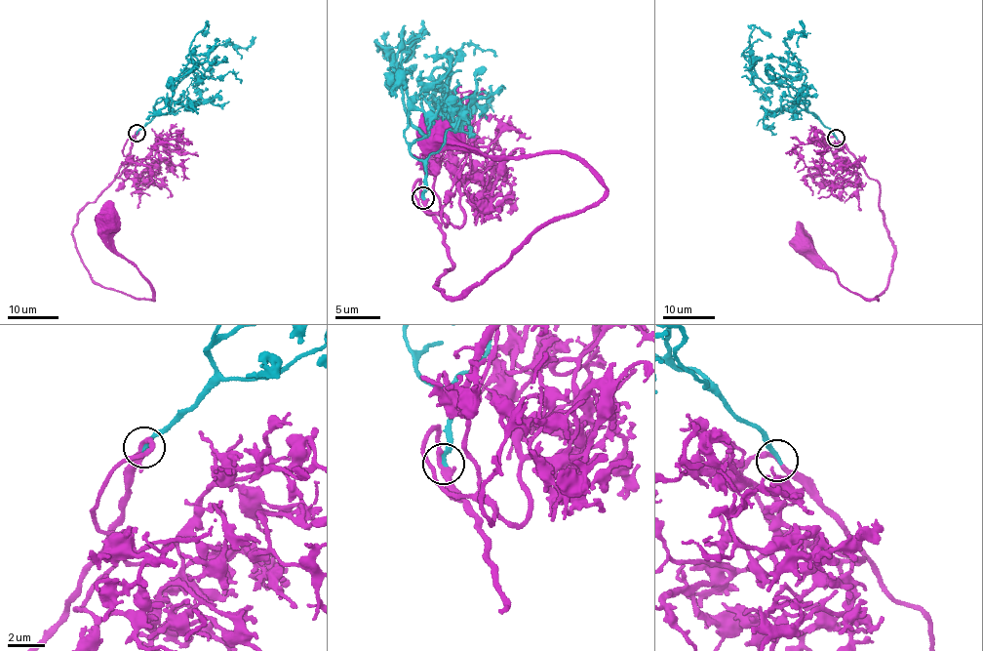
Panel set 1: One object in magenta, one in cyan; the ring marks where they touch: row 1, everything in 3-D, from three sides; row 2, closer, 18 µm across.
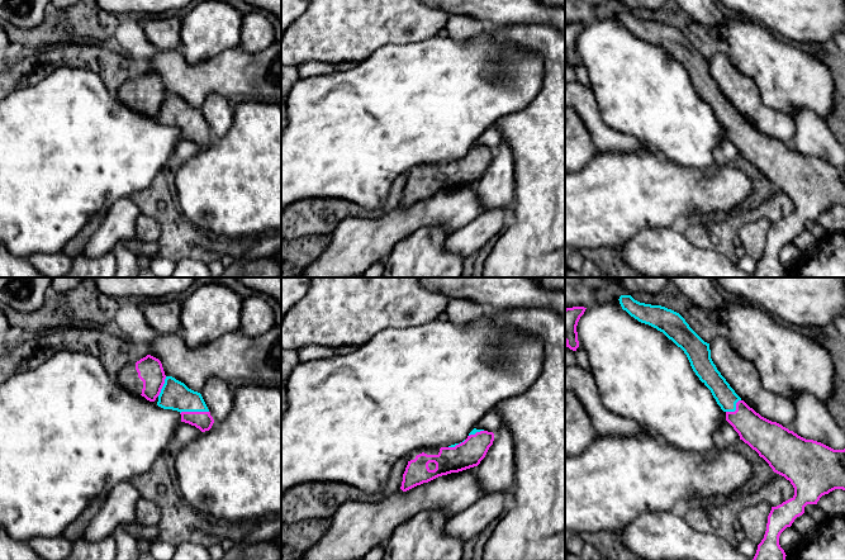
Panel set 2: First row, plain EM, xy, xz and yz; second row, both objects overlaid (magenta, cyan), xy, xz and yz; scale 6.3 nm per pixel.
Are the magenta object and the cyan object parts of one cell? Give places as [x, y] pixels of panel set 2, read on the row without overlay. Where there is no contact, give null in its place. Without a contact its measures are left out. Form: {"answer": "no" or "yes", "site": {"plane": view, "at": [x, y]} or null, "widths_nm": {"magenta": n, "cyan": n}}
{"answer": "yes", "site": {"plane": "xy", "at": [194, 128]}, "widths_nm": {"magenta": 120, "cyan": 180}}

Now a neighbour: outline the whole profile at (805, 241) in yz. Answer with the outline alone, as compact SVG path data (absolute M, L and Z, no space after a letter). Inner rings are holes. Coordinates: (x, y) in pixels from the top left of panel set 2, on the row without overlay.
M802 231L794 236L792 243L802 252L802 255L813 255L817 250L820 238L816 238L811 232Z

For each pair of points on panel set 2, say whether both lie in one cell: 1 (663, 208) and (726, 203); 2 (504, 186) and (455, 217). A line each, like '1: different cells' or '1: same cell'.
1: same cell
2: different cells

